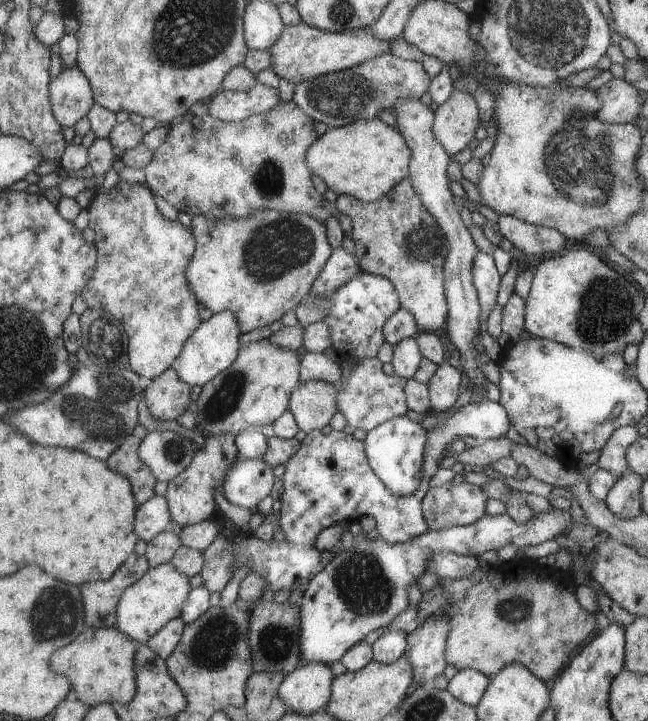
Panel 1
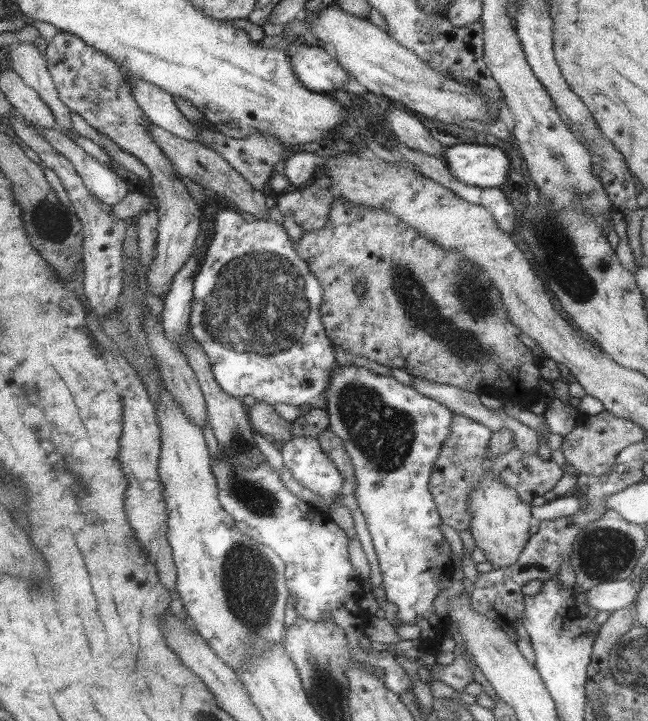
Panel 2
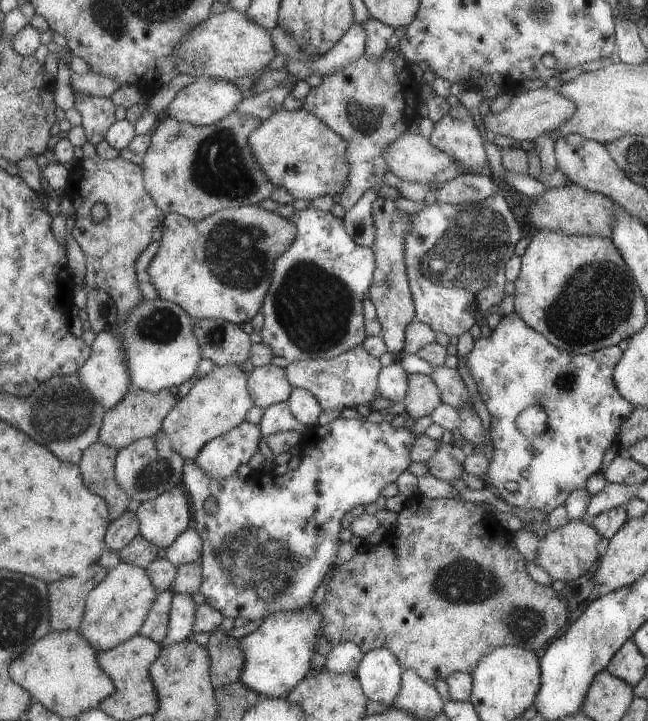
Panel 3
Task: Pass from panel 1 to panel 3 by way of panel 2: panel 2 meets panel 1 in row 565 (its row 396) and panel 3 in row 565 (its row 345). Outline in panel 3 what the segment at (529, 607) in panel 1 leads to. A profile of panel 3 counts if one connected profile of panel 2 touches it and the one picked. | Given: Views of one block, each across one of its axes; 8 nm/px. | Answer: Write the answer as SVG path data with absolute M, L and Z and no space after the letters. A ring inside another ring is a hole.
M418 494L416 498L408 497L397 516L399 519L409 516L409 526L405 526L399 520L390 530L391 535L386 535L376 545L363 545L357 550L356 554L351 556L351 560L339 562L335 565L335 570L329 578L322 599L323 604L319 609L324 619L323 638L331 646L335 646L341 641L349 641L358 646L363 654L369 652L369 650L387 648L395 655L402 669L415 670L423 679L433 682L437 678L449 677L454 672L473 672L482 657L485 657L491 650L497 649L498 646L519 646L519 648L525 650L539 652L539 648L543 648L551 638L557 636L557 632L561 630L561 626L565 624L565 618L567 618L567 610L565 610L563 600L557 598L557 594L555 594L551 585L547 586L533 582L529 576L525 580L523 558L517 554L517 550L511 544L513 533L497 524L497 520L491 513L483 512L478 504L471 504L469 501L446 498L430 499Z

